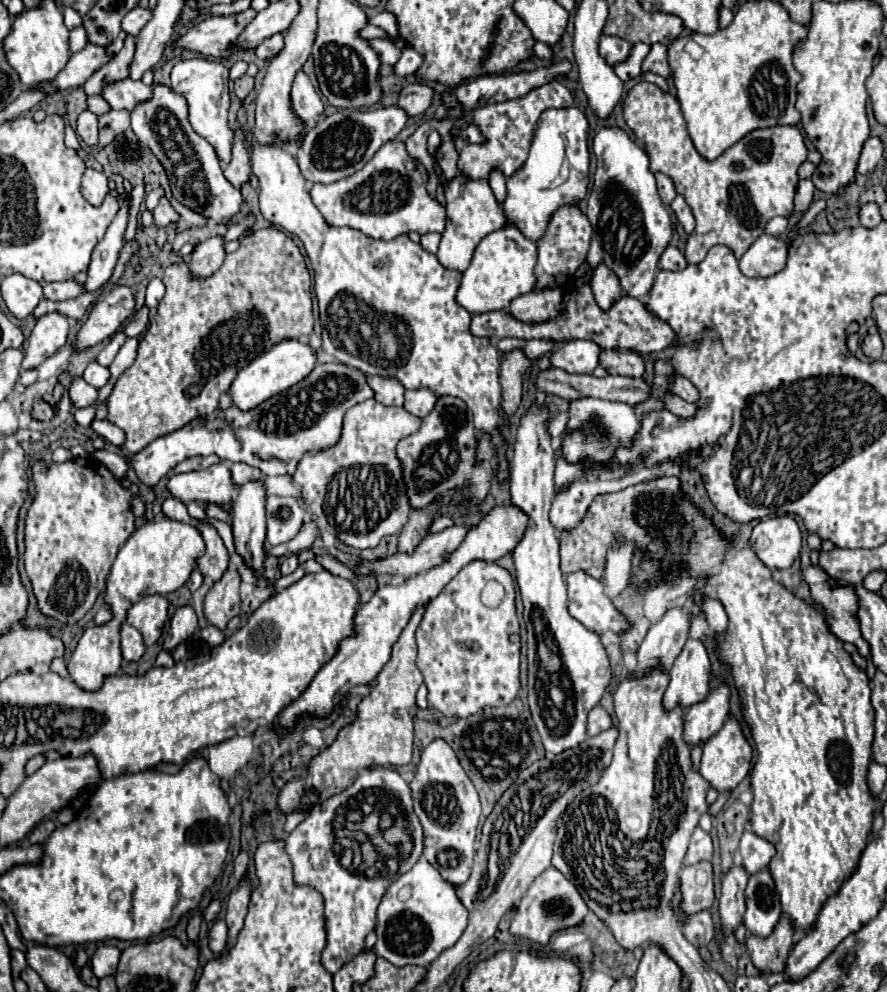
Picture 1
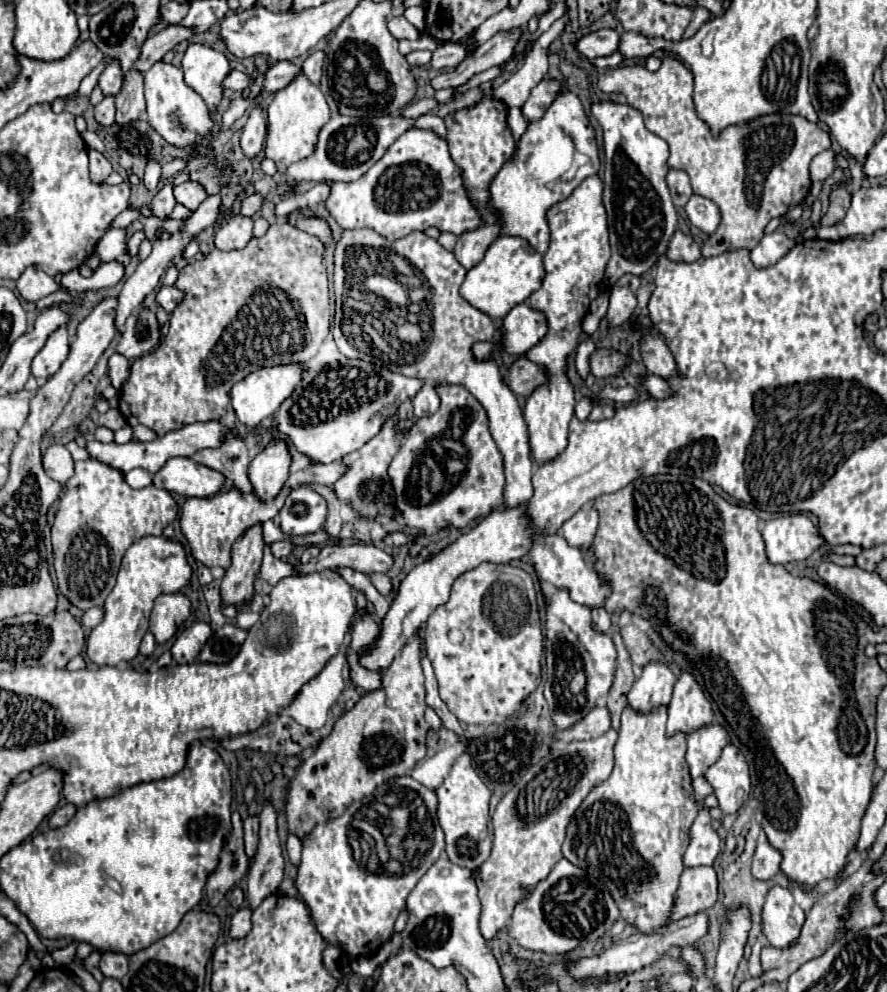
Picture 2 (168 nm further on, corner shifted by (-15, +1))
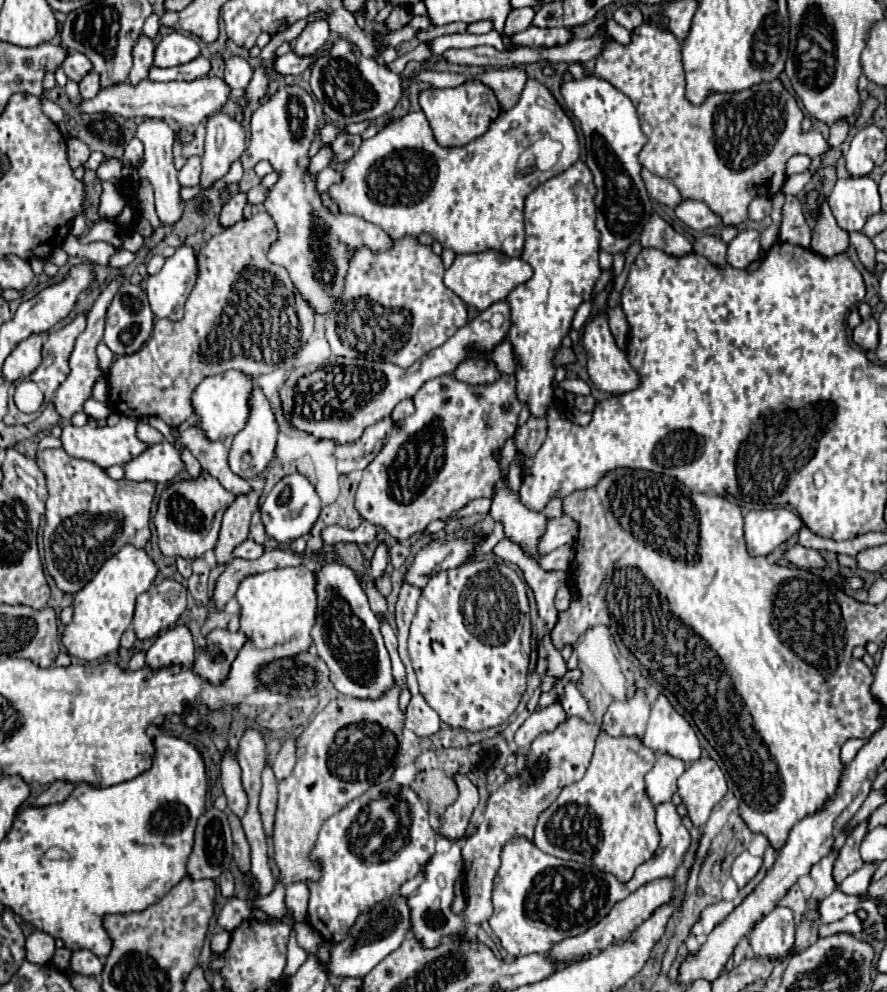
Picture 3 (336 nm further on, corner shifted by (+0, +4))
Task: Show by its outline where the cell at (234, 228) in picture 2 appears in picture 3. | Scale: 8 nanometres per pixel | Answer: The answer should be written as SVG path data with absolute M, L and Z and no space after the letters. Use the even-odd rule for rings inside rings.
M238 191L238 193L234 193L234 195L224 203L222 213L220 213L220 223L222 223L222 227L230 227L232 223L236 223L236 221L242 219L242 209L244 209L246 201L248 201L248 199L246 199L246 193Z

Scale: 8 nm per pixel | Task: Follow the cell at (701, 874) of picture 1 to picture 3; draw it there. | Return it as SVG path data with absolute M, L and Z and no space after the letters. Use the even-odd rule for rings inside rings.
M656 879L656 881L648 883L648 887L640 887L638 891L634 891L632 895L628 895L628 899L616 903L612 907L612 911L598 925L590 927L588 931L584 931L584 933L580 933L576 937L566 937L560 943L552 945L552 949L548 951L548 957L554 963L568 963L568 961L574 961L574 959L578 959L582 955L596 953L596 951L602 951L604 947L610 947L612 943L618 943L626 935L630 935L644 919L648 919L648 915L652 915L652 911L656 911L656 907L660 907L666 901L670 901L672 893L674 893L672 879Z

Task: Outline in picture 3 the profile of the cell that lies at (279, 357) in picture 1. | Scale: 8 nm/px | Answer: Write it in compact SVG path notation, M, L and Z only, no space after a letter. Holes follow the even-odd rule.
M226 371L220 375L204 377L202 383L192 393L192 409L198 415L198 427L210 441L222 441L232 437L244 427L244 419L248 419L248 395L252 393L254 381L240 371Z

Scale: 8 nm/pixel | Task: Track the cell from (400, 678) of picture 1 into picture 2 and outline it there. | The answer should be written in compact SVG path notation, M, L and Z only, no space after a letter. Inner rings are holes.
M413 636L383 672L381 688L363 694L361 700L337 720L331 736L325 738L313 756L301 764L287 794L289 832L303 838L311 826L337 818L351 802L371 794L379 782L407 774L425 758L429 726L423 718L427 708L425 676L421 668L423 656L425 644L419 636Z

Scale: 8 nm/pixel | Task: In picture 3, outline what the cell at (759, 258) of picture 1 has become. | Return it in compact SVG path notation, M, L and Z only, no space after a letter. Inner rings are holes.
M750 229L750 231L740 231L730 243L728 243L728 265L734 269L746 269L754 259L760 255L760 233Z

